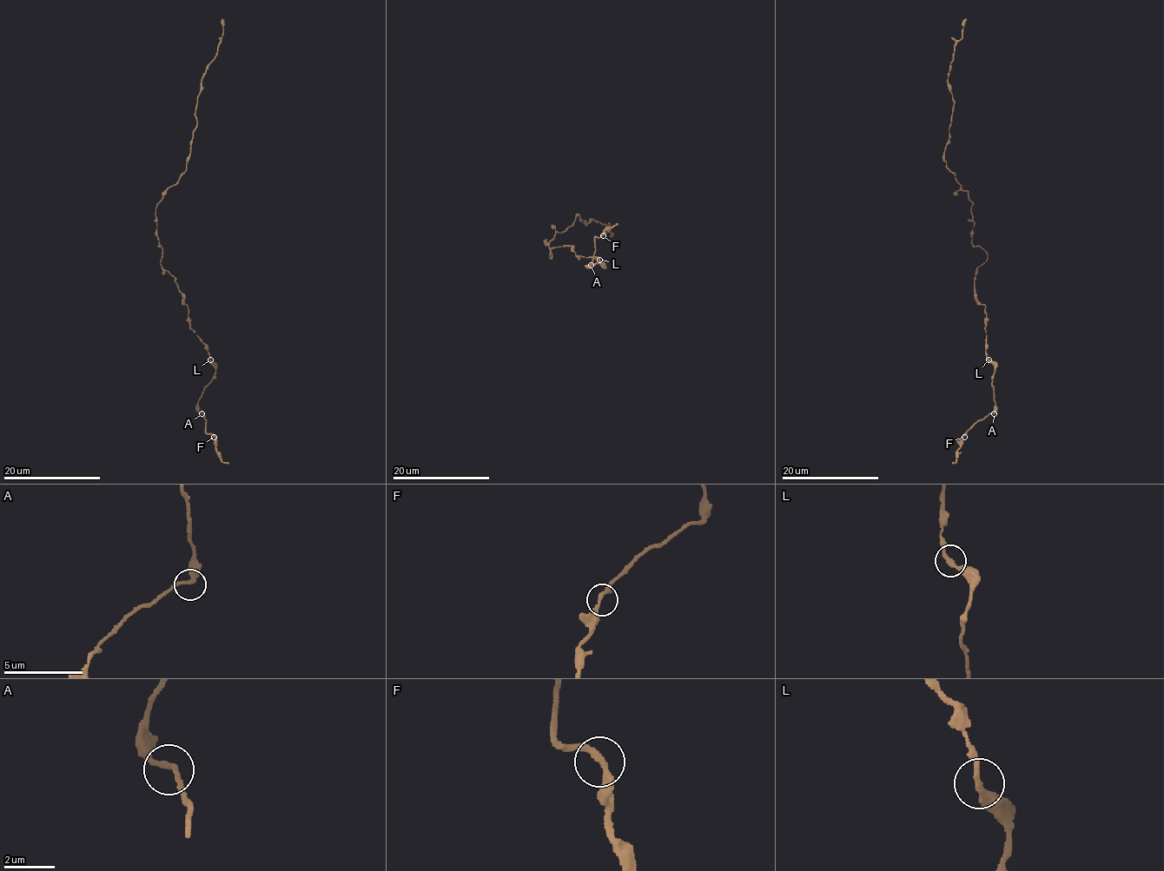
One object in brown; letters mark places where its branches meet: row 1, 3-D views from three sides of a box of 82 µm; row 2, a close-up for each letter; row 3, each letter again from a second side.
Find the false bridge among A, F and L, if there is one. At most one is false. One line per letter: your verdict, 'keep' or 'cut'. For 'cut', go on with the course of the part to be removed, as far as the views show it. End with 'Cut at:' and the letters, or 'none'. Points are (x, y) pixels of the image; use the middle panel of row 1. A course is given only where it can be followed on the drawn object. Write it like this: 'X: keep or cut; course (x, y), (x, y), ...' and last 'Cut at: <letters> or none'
A: keep
F: keep
L: keep
Cut at: none

